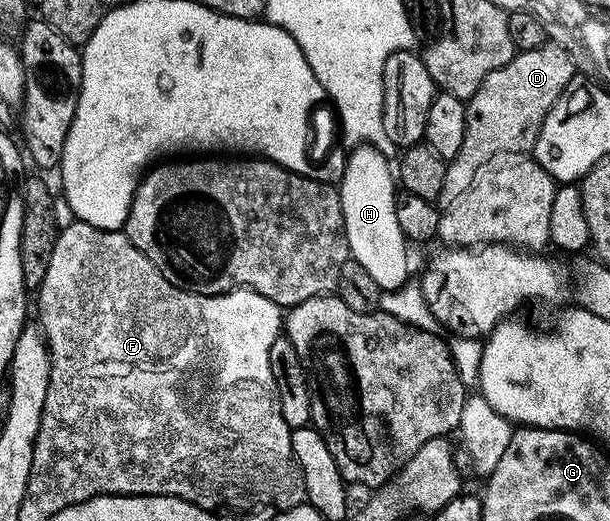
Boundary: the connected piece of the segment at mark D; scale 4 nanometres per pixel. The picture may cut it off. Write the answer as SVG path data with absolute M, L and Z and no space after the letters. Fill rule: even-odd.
M554 43L535 47L535 51L517 53L511 63L499 67L499 71L491 71L466 104L467 135L463 135L459 155L446 164L440 204L447 206L459 199L463 191L473 186L482 165L496 153L529 153L537 141L547 111L551 111L555 99L559 99L573 76L575 70L571 55Z

